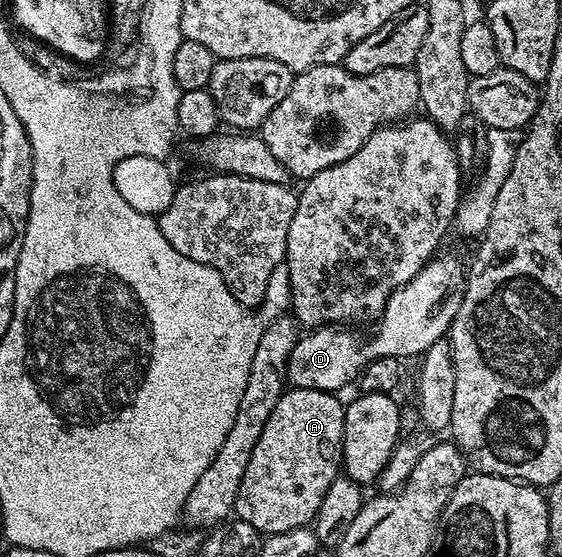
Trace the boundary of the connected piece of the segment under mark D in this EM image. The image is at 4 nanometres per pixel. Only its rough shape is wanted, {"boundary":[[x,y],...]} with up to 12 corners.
{"boundary":[[436,255],[393,291],[368,341],[304,332],[290,388],[335,393],[378,357],[418,358],[448,336],[464,262]]}

